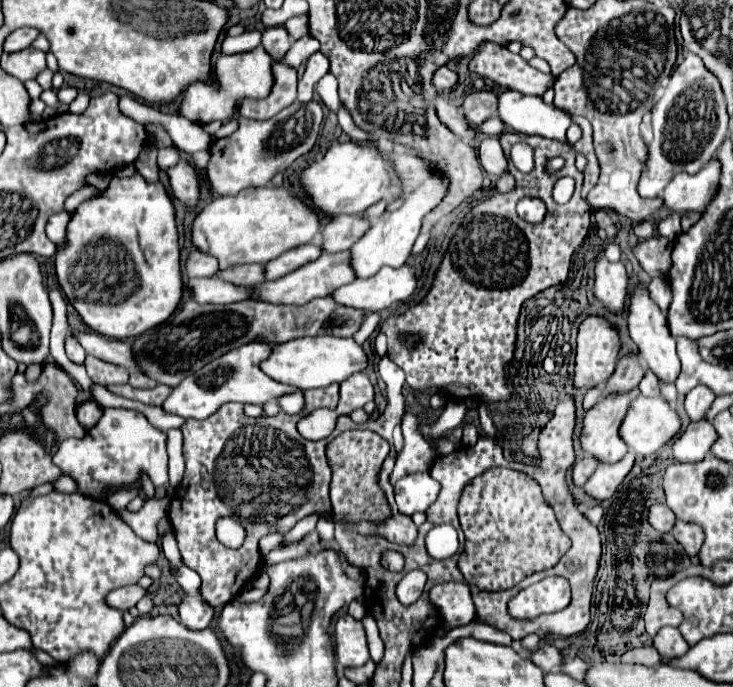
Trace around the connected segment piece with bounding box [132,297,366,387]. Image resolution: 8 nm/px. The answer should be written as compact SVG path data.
M332 297L312 299L306 305L274 305L264 301L240 301L230 305L200 305L194 299L180 305L180 309L160 327L146 331L132 341L134 353L138 355L140 369L156 379L158 383L176 387L188 375L200 371L212 359L218 359L230 349L246 345L254 339L270 339L284 343L288 339L312 337L312 335L334 335L352 337L364 323L366 313L336 303Z

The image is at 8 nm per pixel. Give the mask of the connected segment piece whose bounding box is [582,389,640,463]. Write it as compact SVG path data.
M632 389L626 393L606 395L586 411L582 429L582 449L586 455L594 455L606 463L616 463L626 455L628 445L620 439L620 423L638 393L638 389Z

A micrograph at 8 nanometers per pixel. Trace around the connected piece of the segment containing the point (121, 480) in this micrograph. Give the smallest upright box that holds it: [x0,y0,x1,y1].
[54,409,168,499]

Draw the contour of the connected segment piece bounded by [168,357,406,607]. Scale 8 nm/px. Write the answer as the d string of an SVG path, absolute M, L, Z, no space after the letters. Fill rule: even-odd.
M388 357L380 361L380 377L386 383L388 405L384 413L370 423L358 425L350 417L338 417L336 429L330 437L320 441L304 439L296 425L302 417L314 409L338 405L338 385L306 391L304 413L276 417L248 417L242 403L224 403L216 415L204 421L186 419L184 433L184 461L186 471L182 483L176 487L170 503L170 523L176 529L178 549L184 565L194 569L202 577L202 595L212 607L226 605L260 569L258 541L272 531L286 533L302 517L320 511L328 515L332 511L328 489L332 471L326 457L326 445L348 429L368 429L384 437L392 445L392 431L402 423L406 411L406 399L402 395L404 371ZM218 517L232 517L246 529L246 541L240 549L228 549L216 539Z

